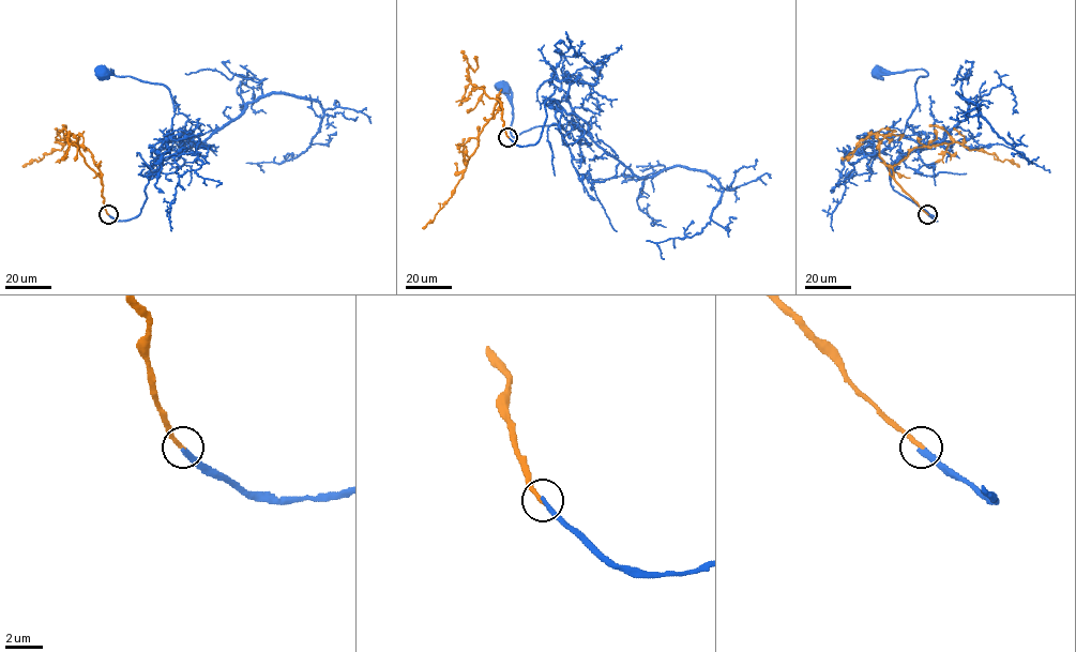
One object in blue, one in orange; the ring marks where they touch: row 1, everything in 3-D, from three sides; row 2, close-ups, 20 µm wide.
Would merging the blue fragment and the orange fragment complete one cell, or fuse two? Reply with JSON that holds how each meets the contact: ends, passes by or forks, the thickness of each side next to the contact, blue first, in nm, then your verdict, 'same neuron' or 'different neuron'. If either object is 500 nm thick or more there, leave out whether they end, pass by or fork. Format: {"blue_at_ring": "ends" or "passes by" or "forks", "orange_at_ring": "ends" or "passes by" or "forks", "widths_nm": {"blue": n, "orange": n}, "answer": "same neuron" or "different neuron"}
{"blue_at_ring": "ends", "orange_at_ring": "ends", "widths_nm": {"blue": 260, "orange": 240}, "answer": "same neuron"}

